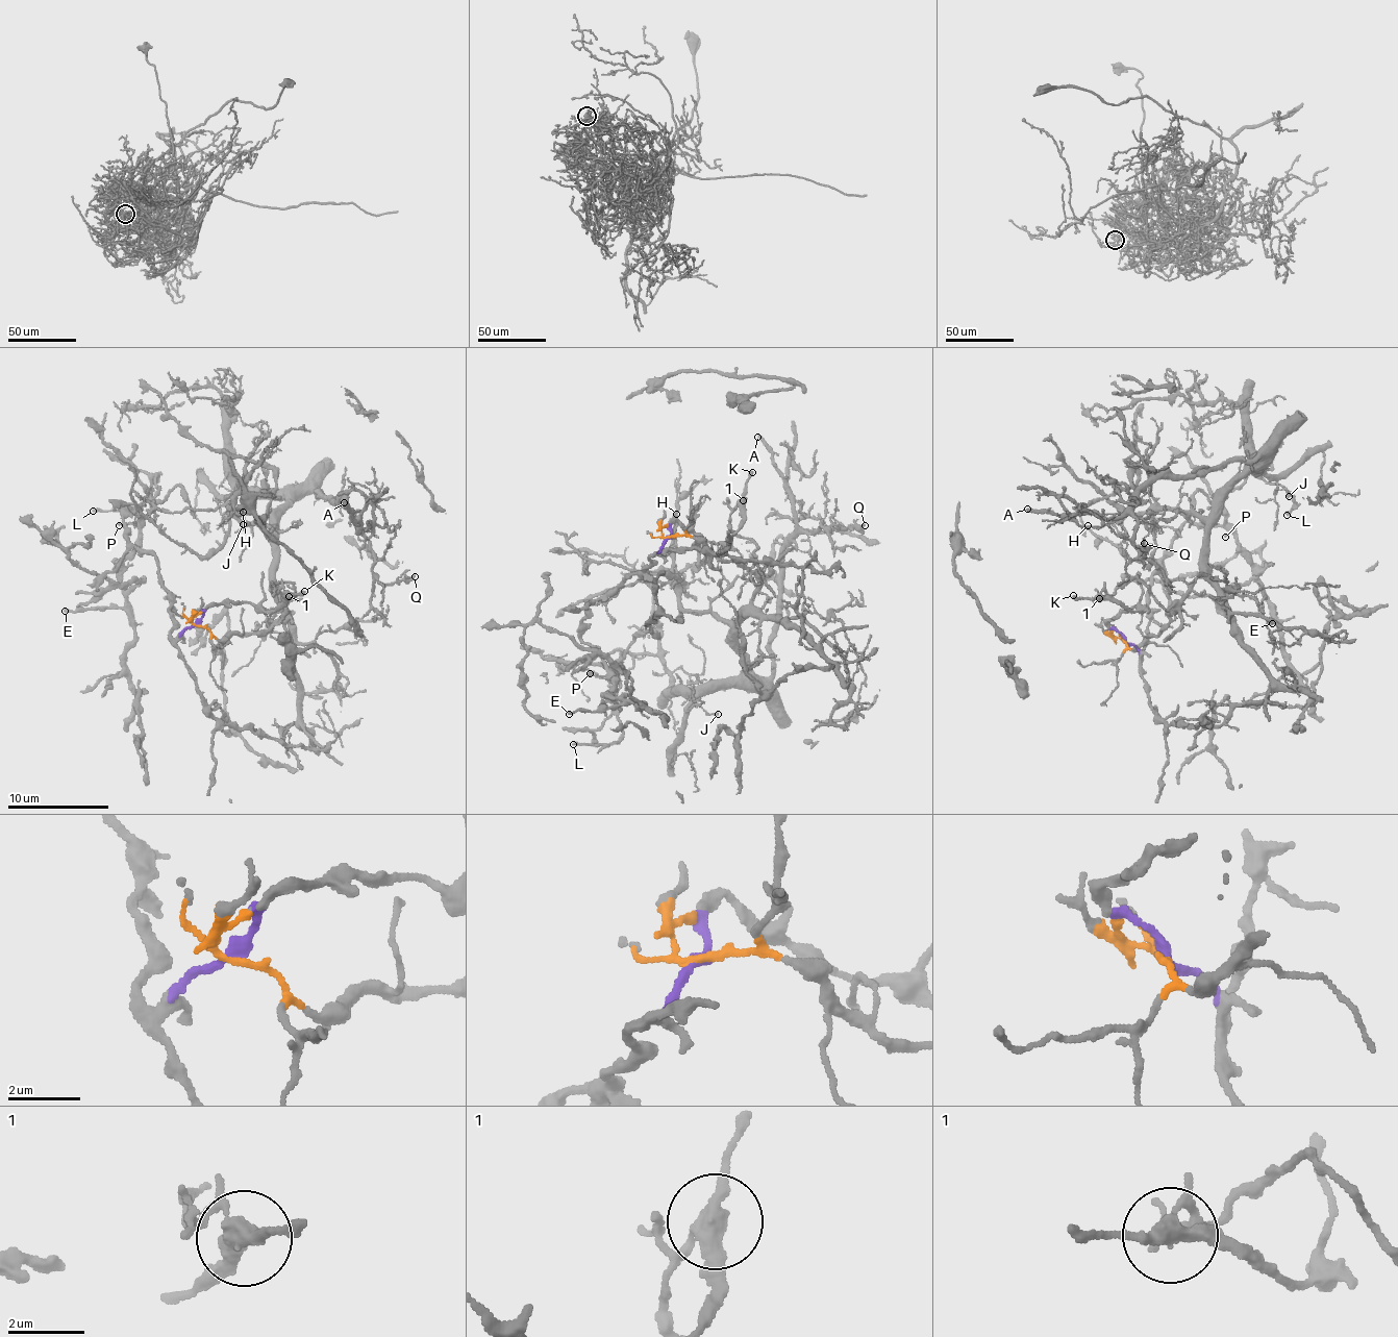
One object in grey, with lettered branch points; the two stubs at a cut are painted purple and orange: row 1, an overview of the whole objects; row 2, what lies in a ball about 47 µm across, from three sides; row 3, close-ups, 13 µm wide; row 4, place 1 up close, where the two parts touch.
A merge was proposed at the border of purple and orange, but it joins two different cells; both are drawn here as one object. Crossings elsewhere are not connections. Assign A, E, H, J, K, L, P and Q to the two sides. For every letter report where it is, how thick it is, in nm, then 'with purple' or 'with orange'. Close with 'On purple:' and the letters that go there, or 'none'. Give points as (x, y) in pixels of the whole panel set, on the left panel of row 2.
A: place (344, 502); calibre 240 nm; with orange
E: place (65, 611); calibre 190 nm; with purple
H: place (243, 512); calibre 130 nm; with orange
J: place (243, 524); calibre 140 nm; with orange
K: place (304, 591); calibre 240 nm; with purple
L: place (93, 511); calibre 190 nm; with purple
P: place (119, 525); calibre 130 nm; with purple
Q: place (415, 576); calibre 170 nm; with orange
On purple: E, K, L, P

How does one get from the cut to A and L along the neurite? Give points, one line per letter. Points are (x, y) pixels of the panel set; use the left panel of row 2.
A: (196, 625), (226, 641), (261, 634), (282, 613), (273, 523), (322, 491), (344, 497), (354, 533), (344, 501)
L: (196, 625), (171, 637), (158, 560), (129, 542), (125, 503), (145, 516), (155, 474), (136, 505), (92, 512)

